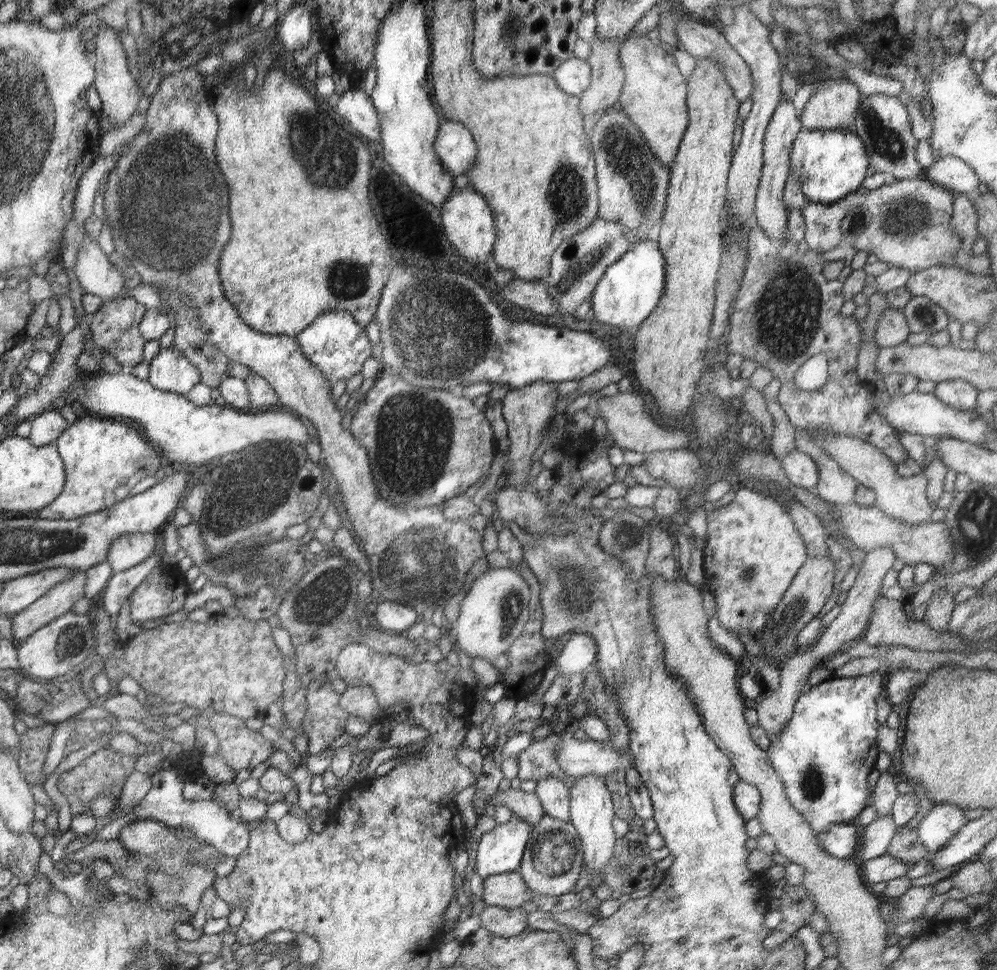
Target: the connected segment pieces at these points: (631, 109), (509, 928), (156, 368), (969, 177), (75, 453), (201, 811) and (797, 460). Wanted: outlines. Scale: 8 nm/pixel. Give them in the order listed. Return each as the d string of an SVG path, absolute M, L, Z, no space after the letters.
M630 36L620 48L620 63L624 68L624 87L619 96L620 108L637 126L656 158L669 167L680 148L689 118L687 111L688 84L679 71L676 60L647 36Z
M484 905L478 914L481 927L498 936L516 936L528 927L528 914L520 908L507 909Z
M173 347L161 348L149 363L148 382L160 390L186 396L202 382L199 367L183 351Z
M954 156L936 160L927 169L924 178L956 194L973 195L980 186L981 180L974 169Z
M79 412L74 423L54 443L66 465L66 486L47 509L36 512L40 519L73 520L99 513L124 501L132 486L162 466L162 458L154 450L154 444L146 442L132 424L126 426L114 418Z
M161 769L151 776L151 789L148 794L135 804L129 813L136 818L156 819L170 827L188 827L193 830L200 842L212 845L218 852L226 857L237 858L248 846L249 831L239 817L230 817L224 807L212 800L189 801L182 795L182 789L186 782L181 772L176 769Z
M795 449L781 460L781 465L793 486L815 491L819 482L819 470L809 454Z

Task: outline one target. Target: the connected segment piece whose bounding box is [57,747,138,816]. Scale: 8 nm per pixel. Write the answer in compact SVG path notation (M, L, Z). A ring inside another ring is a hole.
M106 747L87 756L86 759L82 760L81 764L72 768L72 770L62 772L57 787L67 798L70 804L71 814L86 813L88 816L91 816L91 812L89 812L91 804L98 797L114 797L118 799L124 782L134 772L137 759L138 756L122 756L116 754L115 750Z

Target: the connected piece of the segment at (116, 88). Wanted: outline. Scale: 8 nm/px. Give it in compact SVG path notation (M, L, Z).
M102 25L96 28L96 34L92 34L89 39L96 62L96 74L98 75L93 87L96 88L102 103L100 112L108 116L111 128L119 131L124 130L126 122L135 115L139 100L143 97L142 85L136 82L129 71L126 52L120 40L120 32L120 30Z

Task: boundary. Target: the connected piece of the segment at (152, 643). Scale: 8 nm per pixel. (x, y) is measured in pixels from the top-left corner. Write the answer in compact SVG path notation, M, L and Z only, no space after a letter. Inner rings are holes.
M227 613L212 615L208 622L168 622L143 630L133 640L124 644L124 656L107 657L106 676L109 682L119 682L130 676L148 695L159 696L167 703L185 702L188 709L205 710L214 708L214 716L219 713L231 714L244 721L260 716L282 694L282 680L286 680L286 668L280 656L280 649L274 644L272 628L267 620L248 621L242 617L230 618Z

